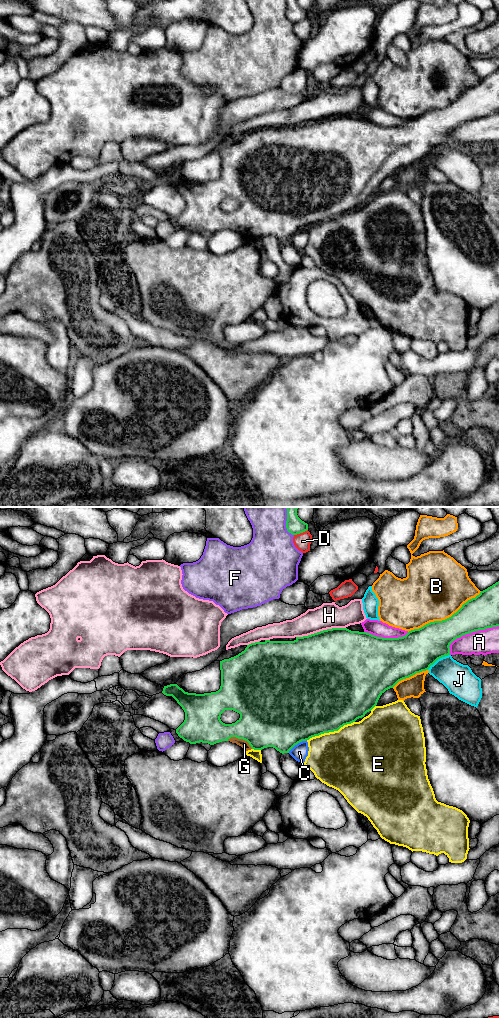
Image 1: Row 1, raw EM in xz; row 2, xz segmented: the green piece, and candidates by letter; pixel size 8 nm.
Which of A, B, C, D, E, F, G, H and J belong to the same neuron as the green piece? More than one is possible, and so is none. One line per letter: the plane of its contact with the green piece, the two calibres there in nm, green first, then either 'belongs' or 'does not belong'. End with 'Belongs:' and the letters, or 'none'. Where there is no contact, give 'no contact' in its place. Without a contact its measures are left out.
A: contact in xz; calibres 300 and 220 nm; does not belong
B: contact in xz; calibres 300 and 480 nm; does not belong
C: contact in xz; calibres 500 and 140 nm; does not belong
D: contact in xz; calibres 140 and 140 nm; does not belong
E: contact in xz; calibres 500 and 480 nm; does not belong
F: contact in xz; calibres 140 and 380 nm; does not belong
G: contact in xz; calibres 420 and 70 nm; belongs
H: contact in xz; calibres 500 and 200 nm; does not belong
J: contact in xz; calibres 320 and 240 nm; does not belong
Belongs: G

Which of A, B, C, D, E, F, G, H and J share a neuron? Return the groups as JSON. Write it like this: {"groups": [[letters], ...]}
{"groups": [["A"], ["B"], ["C"], ["D"], ["E", "F"], ["G"], ["H"], ["J"]]}

